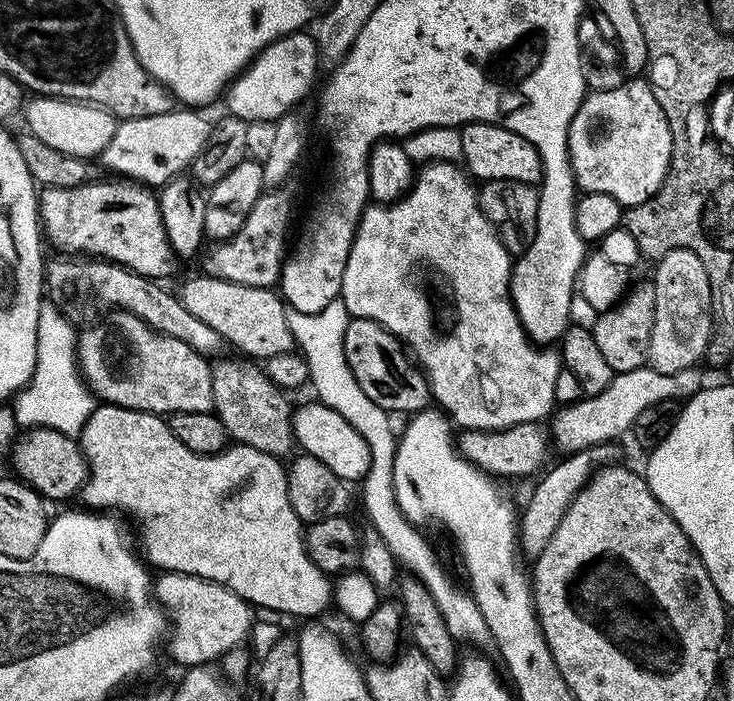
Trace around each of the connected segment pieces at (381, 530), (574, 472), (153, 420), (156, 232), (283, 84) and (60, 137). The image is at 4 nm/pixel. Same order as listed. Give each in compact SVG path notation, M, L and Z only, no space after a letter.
M337 298L326 306L326 310L318 310L318 314L302 314L289 311L288 325L292 331L295 347L302 353L308 364L308 379L310 388L316 391L315 399L325 404L330 410L338 410L350 426L366 440L370 448L370 466L366 470L362 487L364 487L364 510L368 514L367 523L386 542L390 554L394 554L397 565L405 573L417 576L430 590L430 598L438 604L442 618L446 622L446 630L458 642L464 640L468 644L489 643L490 637L486 618L482 618L482 610L474 602L467 591L462 592L443 572L438 564L435 552L424 541L424 536L417 525L404 517L394 494L394 458L396 457L397 433L392 433L393 417L382 410L382 406L374 406L366 394L354 382L354 374L346 362L344 353L344 331L349 322L348 311L344 301Z
M609 442L565 455L560 458L564 460L558 461L552 469L549 467L535 481L536 489L533 490L528 505L522 508L518 516L518 547L527 559L529 556L529 561L535 562L542 554L542 550L546 550L546 542L554 538L554 530L558 530L558 522L562 522L566 510L572 505L572 499L584 489L584 484L590 479L592 473L597 468L605 467L617 459L616 447L615 443Z
M101 403L94 408L92 416L78 433L78 443L80 449L84 451L84 457L88 460L90 469L88 483L82 489L82 497L84 496L85 502L88 503L85 505L92 510L115 510L117 513L125 512L126 515L133 516L137 526L140 527L141 549L139 548L139 551L142 553L143 559L153 569L160 568L156 570L164 572L181 572L221 584L257 609L259 609L258 607L269 608L272 612L289 612L292 616L316 618L319 612L326 611L328 606L330 608L333 603L333 585L330 582L328 584L329 577L322 570L318 570L318 566L314 566L314 562L308 557L307 550L304 549L305 529L302 527L302 521L298 518L298 514L294 514L294 506L290 506L288 474L285 465L277 457L237 443L225 447L222 452L213 452L210 456L203 456L187 448L168 429L167 419L150 412L139 412L133 408L119 408L117 404L106 403Z
M101 178L93 180L91 184L79 184L69 188L45 188L38 196L38 215L42 225L43 235L57 248L60 254L83 254L88 258L99 258L101 260L110 260L114 264L123 264L132 272L137 272L139 276L146 276L149 280L157 282L163 281L163 276L168 276L172 272L172 267L178 263L178 257L173 252L170 242L167 240L166 230L163 228L162 214L159 212L159 202L157 193L151 187L145 186L137 181L127 178Z
M307 31L291 32L281 40L275 40L270 46L266 46L257 56L252 59L247 68L228 85L226 89L226 100L228 96L227 111L231 115L242 118L249 122L254 120L277 121L282 116L287 116L293 111L295 104L300 104L308 96L312 83L316 80L316 64L318 65L318 53L315 39L307 36Z
M37 95L29 99L26 104L26 116L27 112L27 131L42 138L42 142L48 143L49 146L54 146L54 150L62 150L62 154L70 154L83 160L99 157L100 152L110 142L110 138L114 138L114 130L118 123L117 117L99 104L61 100L55 96Z

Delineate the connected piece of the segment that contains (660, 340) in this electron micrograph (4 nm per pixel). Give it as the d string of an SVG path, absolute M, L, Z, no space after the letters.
M675 248L662 259L655 261L656 276L651 277L654 286L654 326L650 334L647 367L661 374L678 374L687 367L697 367L705 359L708 339L712 337L712 287L702 266L702 258L685 248Z

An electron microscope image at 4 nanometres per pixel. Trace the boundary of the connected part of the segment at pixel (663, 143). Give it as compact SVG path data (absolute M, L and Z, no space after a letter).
M628 78L610 90L585 95L568 127L568 161L577 189L610 194L622 206L646 202L664 185L672 135L647 79Z

